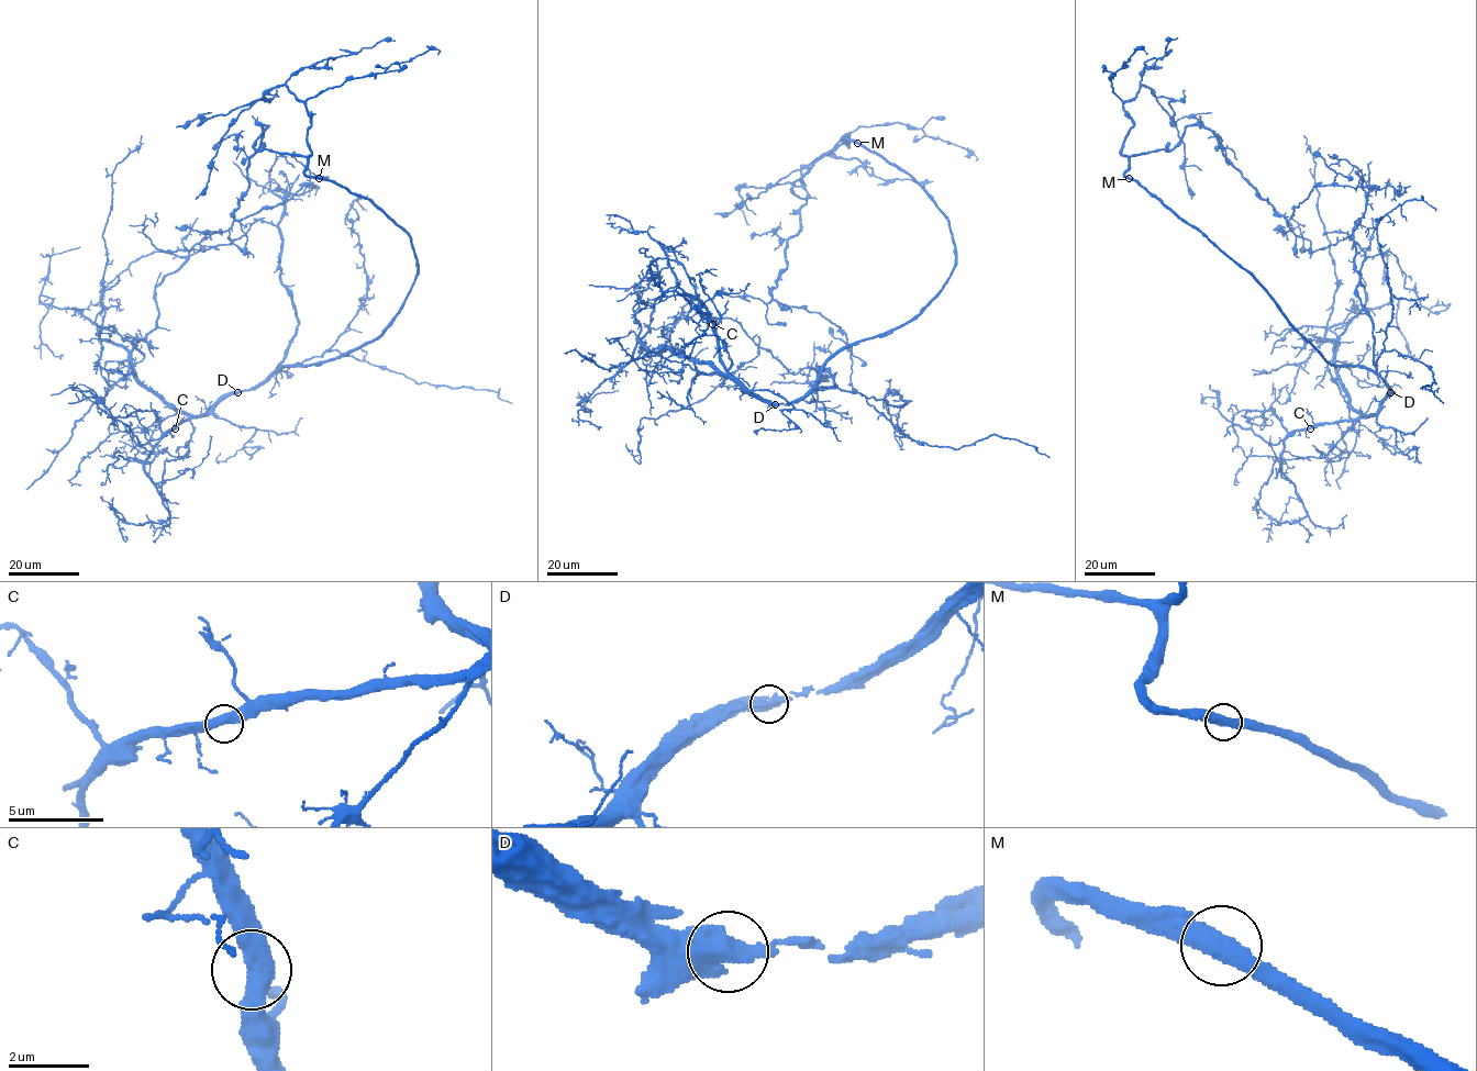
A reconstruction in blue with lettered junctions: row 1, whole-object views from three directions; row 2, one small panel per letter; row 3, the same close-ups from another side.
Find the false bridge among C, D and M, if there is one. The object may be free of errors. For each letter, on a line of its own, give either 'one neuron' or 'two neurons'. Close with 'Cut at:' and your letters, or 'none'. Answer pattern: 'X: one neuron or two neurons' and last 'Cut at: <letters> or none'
C: one neuron
D: one neuron
M: one neuron
Cut at: none

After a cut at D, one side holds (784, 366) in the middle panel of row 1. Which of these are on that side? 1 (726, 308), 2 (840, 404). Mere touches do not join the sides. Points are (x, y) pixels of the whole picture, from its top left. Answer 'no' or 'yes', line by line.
1: no
2: yes

